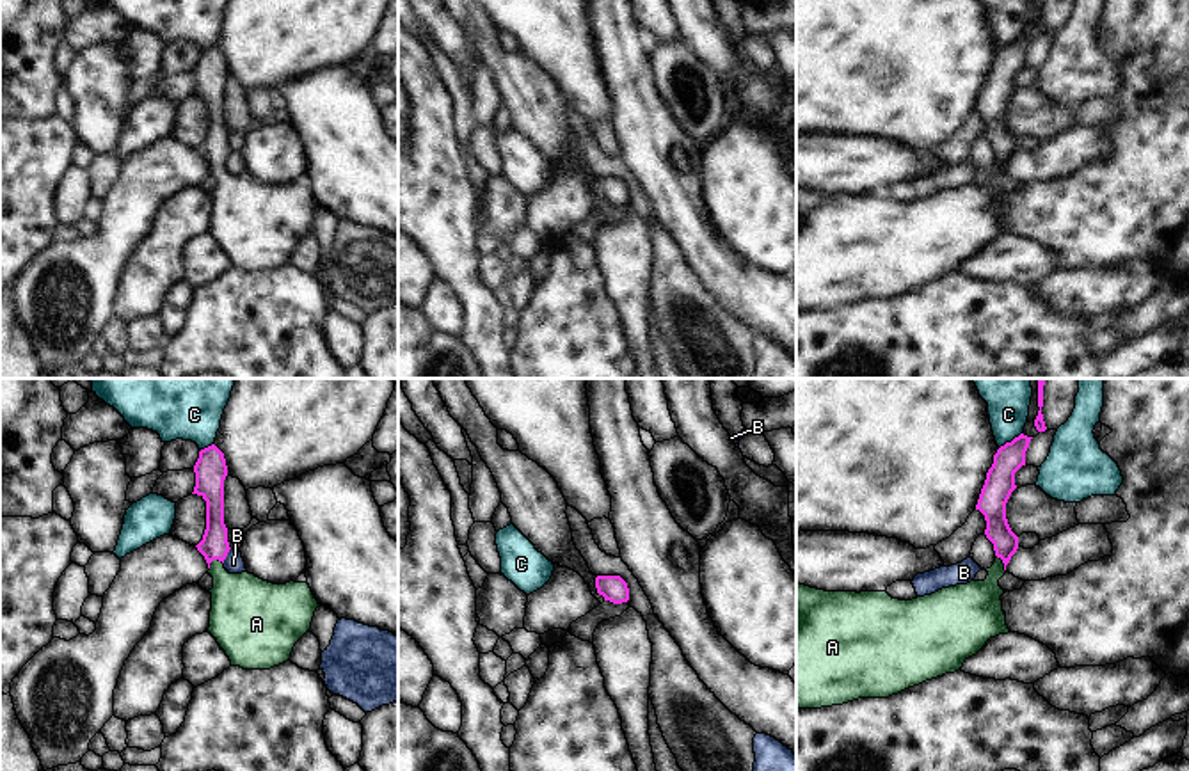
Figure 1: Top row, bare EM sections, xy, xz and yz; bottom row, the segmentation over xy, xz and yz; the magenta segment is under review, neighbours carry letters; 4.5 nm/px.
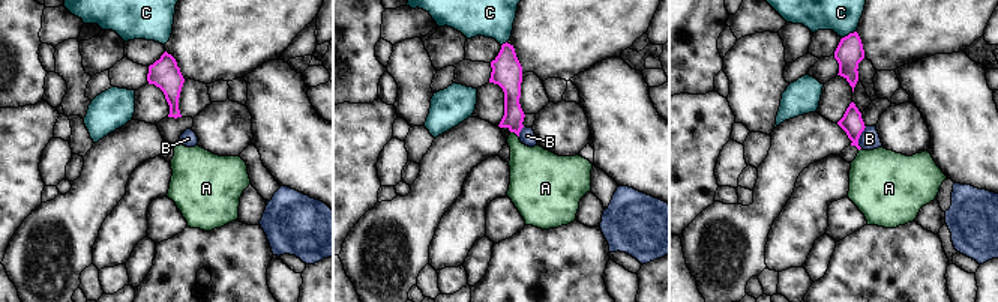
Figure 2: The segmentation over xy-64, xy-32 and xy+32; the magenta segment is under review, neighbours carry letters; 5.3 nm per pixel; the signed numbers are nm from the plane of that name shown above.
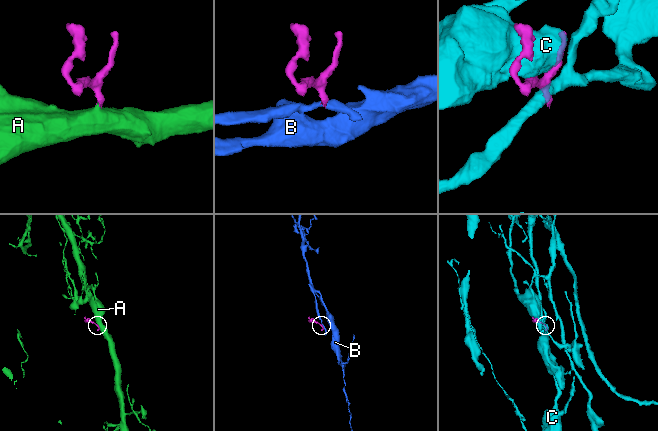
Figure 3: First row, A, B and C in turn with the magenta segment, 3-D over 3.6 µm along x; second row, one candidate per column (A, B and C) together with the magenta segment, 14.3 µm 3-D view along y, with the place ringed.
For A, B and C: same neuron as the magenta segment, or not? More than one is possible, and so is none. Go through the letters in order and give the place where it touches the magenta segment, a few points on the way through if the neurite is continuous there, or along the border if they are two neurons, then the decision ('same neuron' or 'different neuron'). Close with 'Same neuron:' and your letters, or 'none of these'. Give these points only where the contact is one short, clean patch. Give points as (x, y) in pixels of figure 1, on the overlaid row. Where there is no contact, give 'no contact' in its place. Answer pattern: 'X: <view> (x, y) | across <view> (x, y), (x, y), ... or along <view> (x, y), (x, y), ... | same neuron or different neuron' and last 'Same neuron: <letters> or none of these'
A: xy (214, 558) | across xy (214, 546), (214, 558), (223, 581), (242, 604) | same neuron
B: xy (226, 555) | along xy (230, 548), (223, 562) | different neuron
C: yz (1012, 441) | different neuron
Same neuron: A

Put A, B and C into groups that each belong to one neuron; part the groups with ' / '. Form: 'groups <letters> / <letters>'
groups A / B / C

